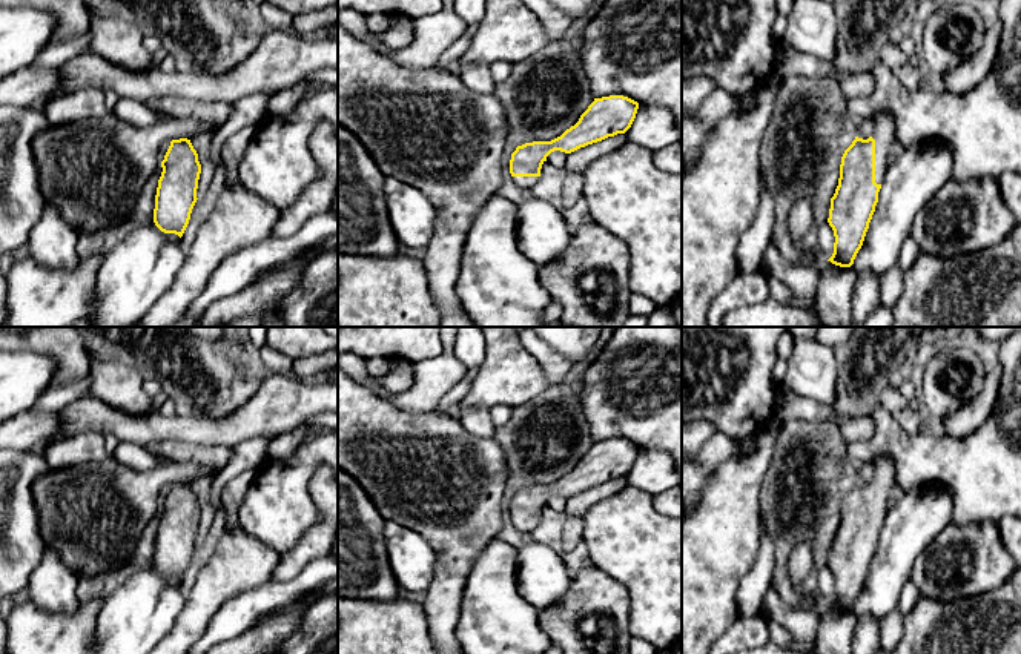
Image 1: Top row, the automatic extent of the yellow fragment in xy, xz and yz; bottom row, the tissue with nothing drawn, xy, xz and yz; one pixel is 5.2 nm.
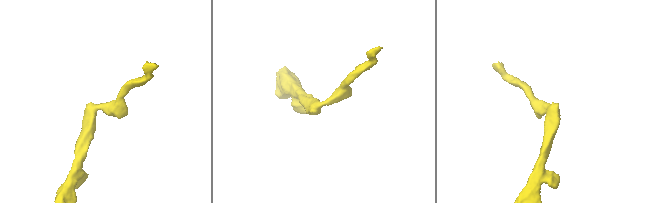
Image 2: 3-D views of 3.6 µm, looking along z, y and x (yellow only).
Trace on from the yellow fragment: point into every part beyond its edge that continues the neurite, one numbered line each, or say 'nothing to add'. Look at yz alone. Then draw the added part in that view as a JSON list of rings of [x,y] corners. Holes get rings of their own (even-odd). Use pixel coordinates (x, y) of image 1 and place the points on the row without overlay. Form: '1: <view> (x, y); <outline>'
1: yz (883, 478); [[[877,456],[874,461],[874,477],[875,484],[875,527],[881,528],[886,513],[889,510],[887,494],[895,482],[895,465],[889,457]]]

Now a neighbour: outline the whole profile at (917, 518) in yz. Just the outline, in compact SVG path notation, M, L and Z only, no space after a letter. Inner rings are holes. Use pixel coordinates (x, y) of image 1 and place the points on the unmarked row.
M937 485L906 491L889 505L875 556L852 608L857 617L869 614L881 620L897 609L917 559L950 524L952 511L952 496Z

